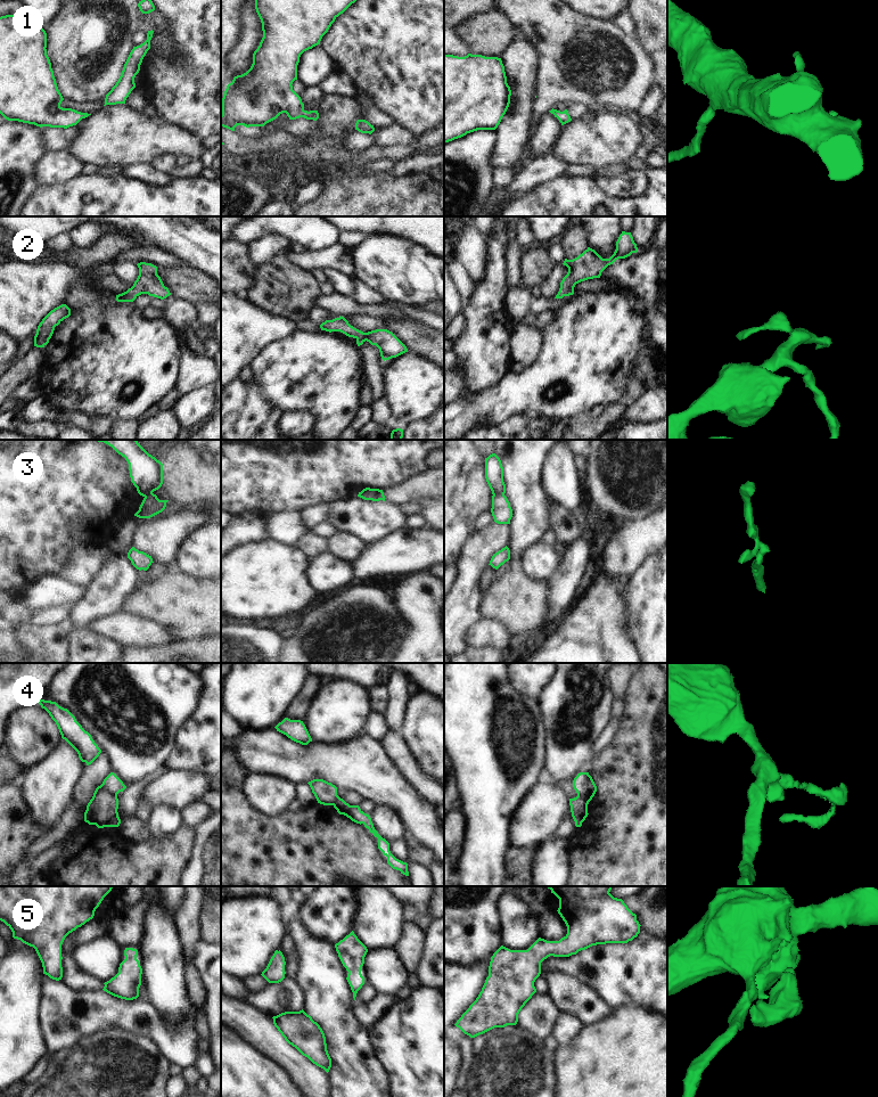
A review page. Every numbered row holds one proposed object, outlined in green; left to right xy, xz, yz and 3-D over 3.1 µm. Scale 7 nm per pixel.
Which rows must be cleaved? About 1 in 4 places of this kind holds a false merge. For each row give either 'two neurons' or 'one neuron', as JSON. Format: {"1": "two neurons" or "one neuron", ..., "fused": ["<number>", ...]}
{"1": "one neuron", "2": "one neuron", "3": "two neurons", "4": "two neurons", "5": "one neuron", "fused": ["3", "4"]}

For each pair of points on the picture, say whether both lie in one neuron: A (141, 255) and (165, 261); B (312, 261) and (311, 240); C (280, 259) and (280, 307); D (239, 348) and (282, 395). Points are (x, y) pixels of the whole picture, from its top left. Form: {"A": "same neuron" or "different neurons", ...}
{"A": "same neuron", "B": "different neurons", "C": "same neuron", "D": "different neurons"}

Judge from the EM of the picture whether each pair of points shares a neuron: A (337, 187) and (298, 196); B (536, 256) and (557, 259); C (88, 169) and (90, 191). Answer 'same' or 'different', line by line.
A: different
B: different
C: different

